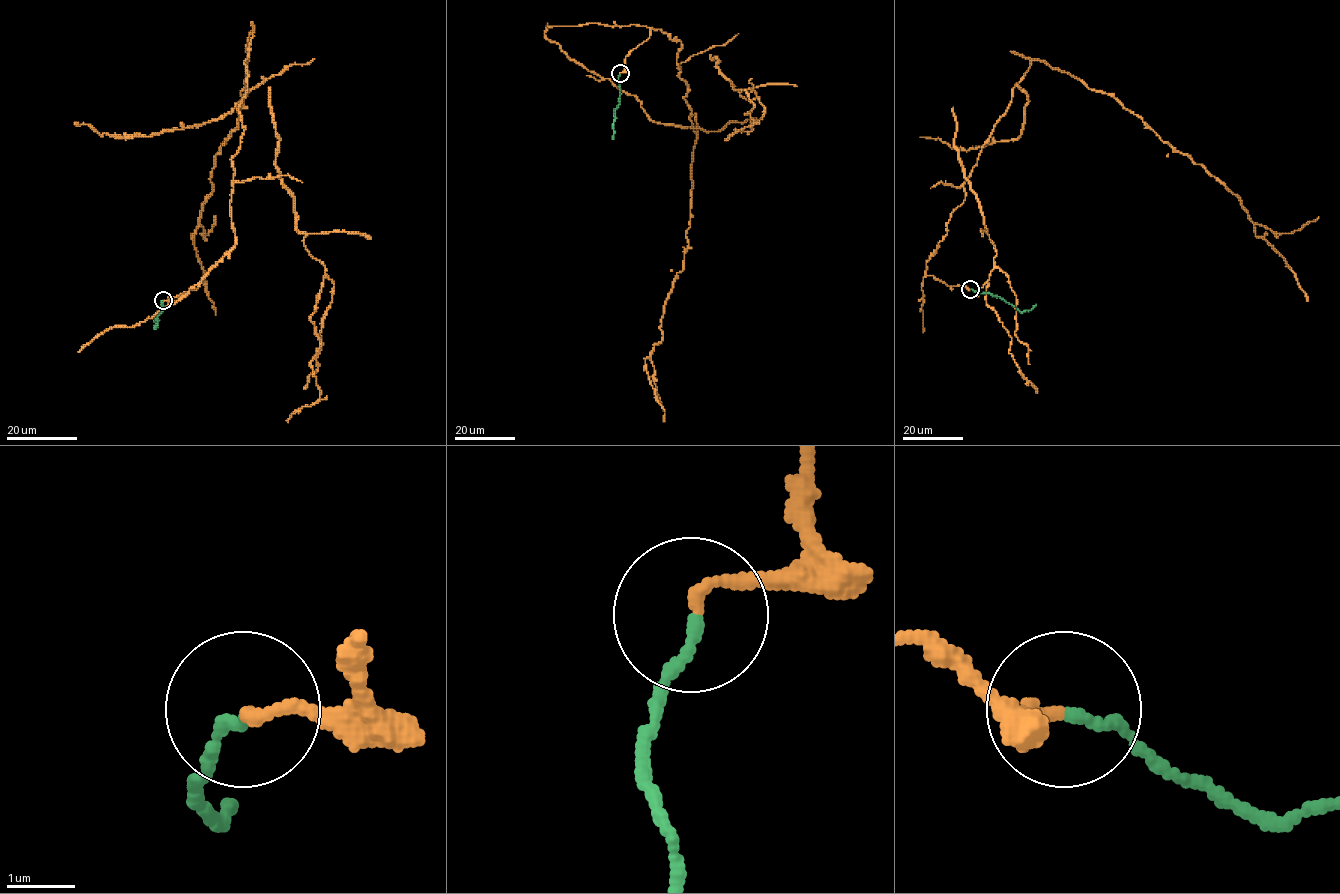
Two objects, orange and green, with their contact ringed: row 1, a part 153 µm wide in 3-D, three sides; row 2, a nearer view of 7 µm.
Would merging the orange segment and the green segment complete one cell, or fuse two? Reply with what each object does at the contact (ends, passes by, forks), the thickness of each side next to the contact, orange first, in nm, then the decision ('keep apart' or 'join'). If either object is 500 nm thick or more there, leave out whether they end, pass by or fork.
orange ends there; green ends there; 190 nm thick on the orange side, 170 nm on the other; join

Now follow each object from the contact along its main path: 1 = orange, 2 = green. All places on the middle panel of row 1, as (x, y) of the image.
1: (620, 74), (652, 28), (682, 46), (676, 62), (696, 137), (688, 249), (663, 339), (645, 359), (664, 410)
2: (620, 74), (619, 103), (614, 109), (612, 139)

